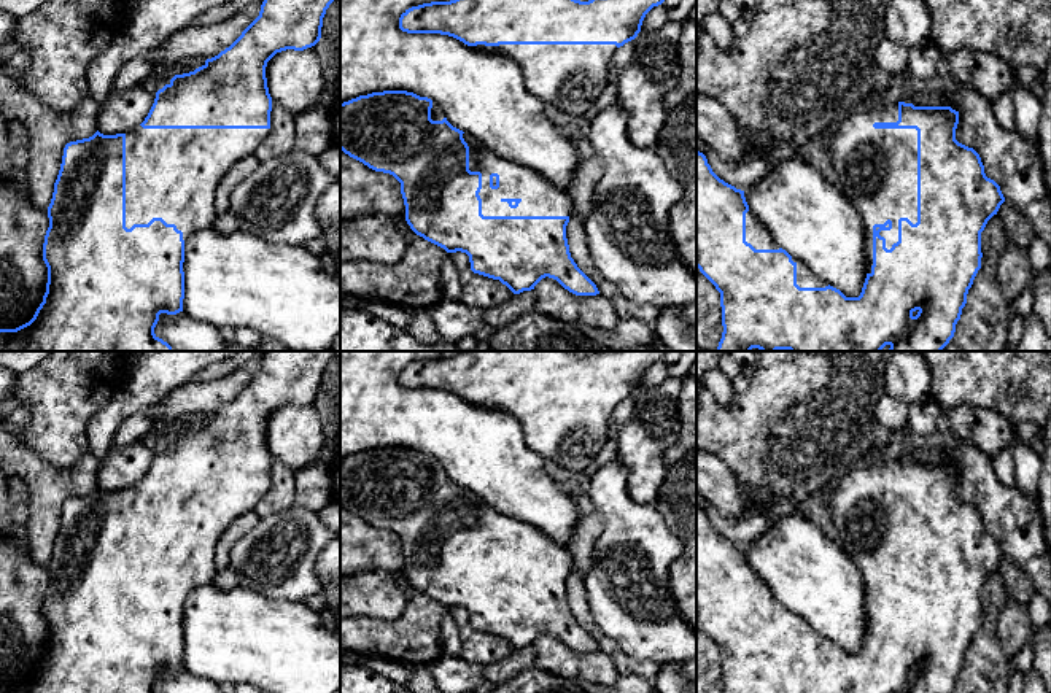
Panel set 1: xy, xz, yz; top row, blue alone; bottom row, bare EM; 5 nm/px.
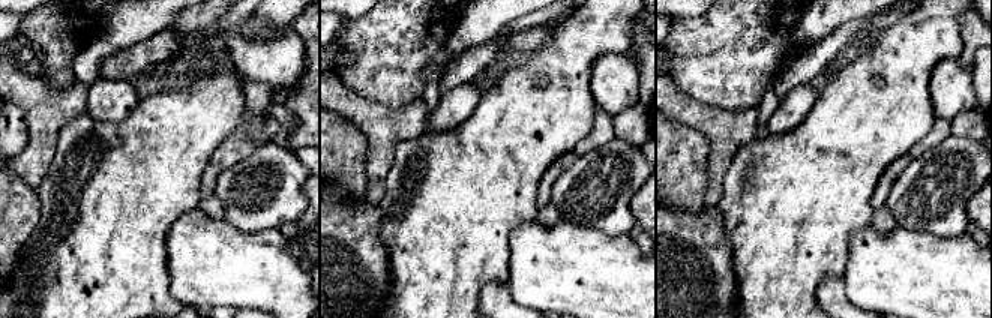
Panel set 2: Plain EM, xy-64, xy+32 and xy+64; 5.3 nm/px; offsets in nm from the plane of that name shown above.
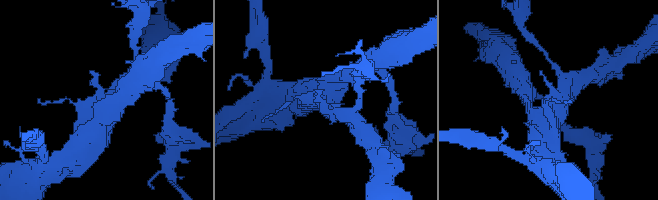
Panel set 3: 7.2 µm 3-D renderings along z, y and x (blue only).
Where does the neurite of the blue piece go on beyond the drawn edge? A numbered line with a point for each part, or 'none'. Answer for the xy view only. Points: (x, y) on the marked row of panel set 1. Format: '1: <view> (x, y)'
1: xy (172, 174)

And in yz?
1: yz (876, 169)

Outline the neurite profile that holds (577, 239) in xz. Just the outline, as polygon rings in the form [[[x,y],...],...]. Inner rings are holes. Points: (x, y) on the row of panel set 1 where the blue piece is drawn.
[[[572,211],[569,223],[566,226],[566,238],[569,245],[569,253],[577,267],[596,285],[601,296],[614,299],[620,296],[619,289],[601,275],[591,259],[588,251],[588,235],[585,232],[585,223]]]

